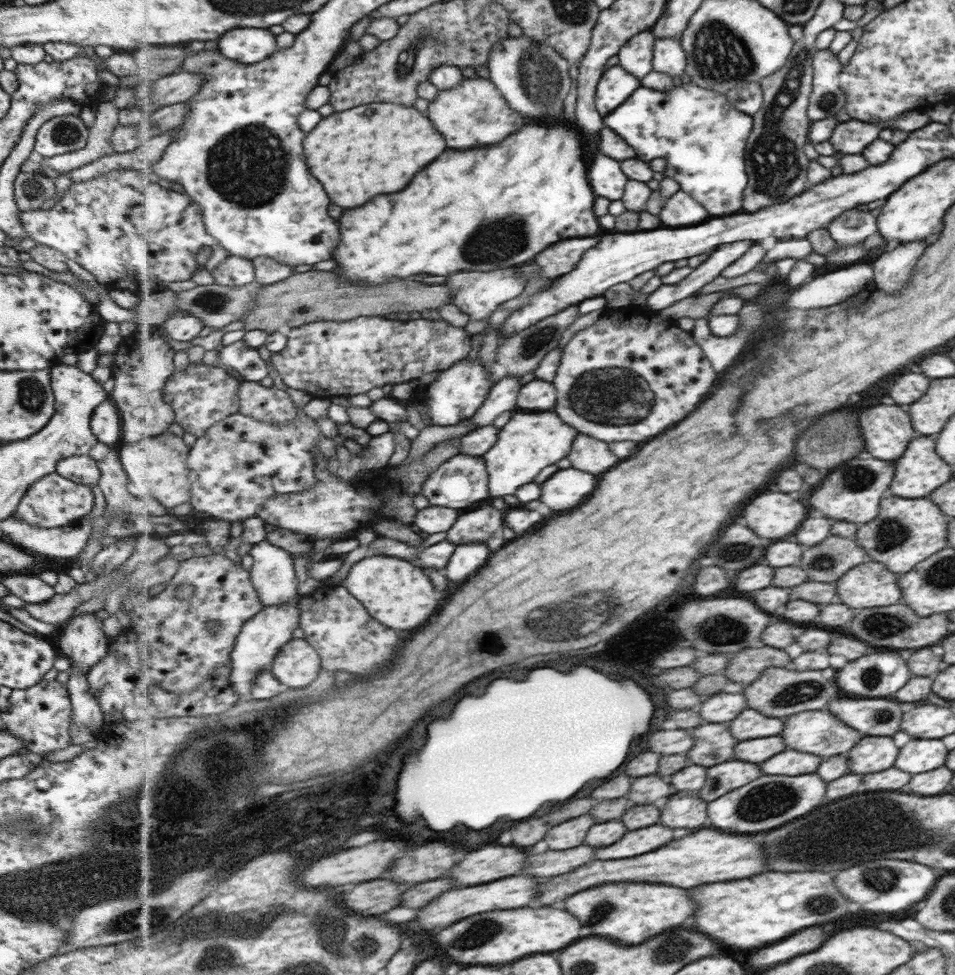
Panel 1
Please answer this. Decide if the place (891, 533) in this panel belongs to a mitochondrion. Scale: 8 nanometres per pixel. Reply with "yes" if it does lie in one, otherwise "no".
yes

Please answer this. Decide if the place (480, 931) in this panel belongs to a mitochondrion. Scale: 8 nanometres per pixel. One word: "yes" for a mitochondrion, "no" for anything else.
yes

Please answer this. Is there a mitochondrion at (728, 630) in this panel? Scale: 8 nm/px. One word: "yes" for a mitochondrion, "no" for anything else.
yes

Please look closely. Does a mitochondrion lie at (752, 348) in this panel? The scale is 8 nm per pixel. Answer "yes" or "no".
no

